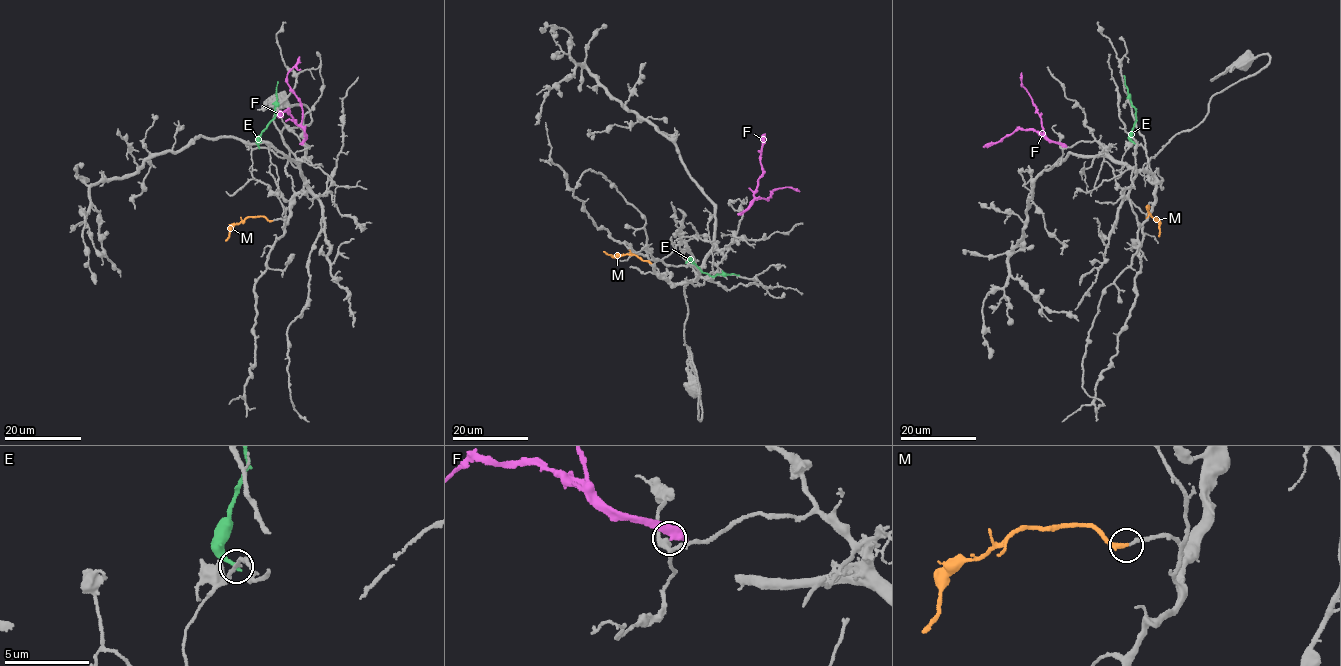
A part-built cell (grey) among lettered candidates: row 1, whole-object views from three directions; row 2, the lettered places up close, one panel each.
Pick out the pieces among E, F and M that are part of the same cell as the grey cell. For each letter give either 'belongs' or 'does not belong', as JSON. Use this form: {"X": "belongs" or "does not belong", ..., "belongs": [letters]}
{"E": "does not belong", "F": "does not belong", "M": "belongs", "belongs": ["M"]}

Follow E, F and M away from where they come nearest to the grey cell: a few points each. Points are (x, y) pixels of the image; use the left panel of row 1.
E: (259, 147), (259, 136), (274, 117), (277, 81)
F: (303, 143), (305, 134), (301, 125), (301, 105), (287, 81), (299, 56)
M: (272, 221), (263, 216), (248, 217), (233, 224), (225, 241)

